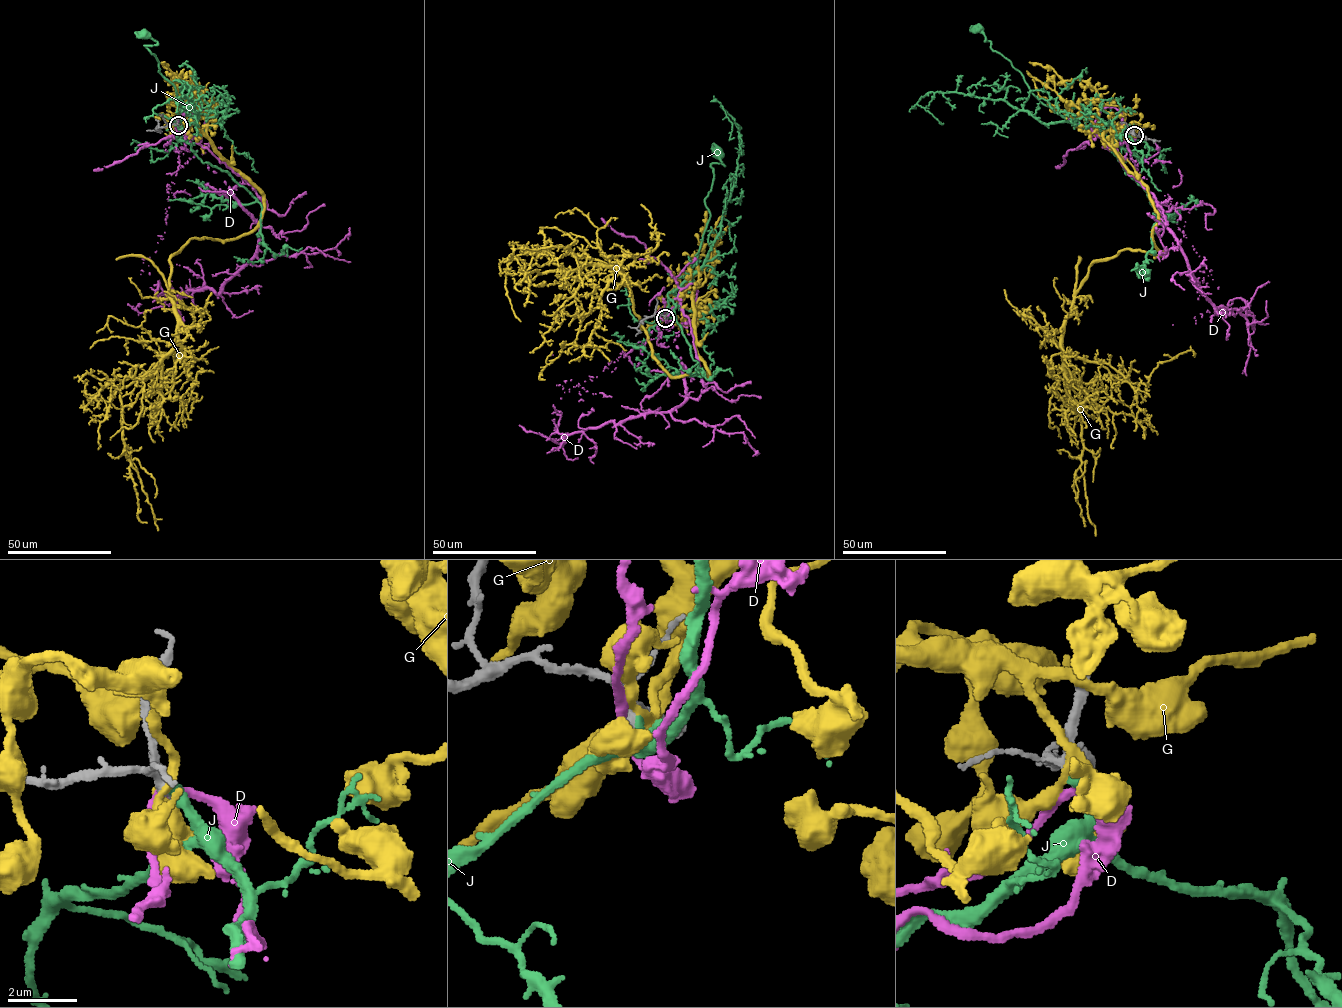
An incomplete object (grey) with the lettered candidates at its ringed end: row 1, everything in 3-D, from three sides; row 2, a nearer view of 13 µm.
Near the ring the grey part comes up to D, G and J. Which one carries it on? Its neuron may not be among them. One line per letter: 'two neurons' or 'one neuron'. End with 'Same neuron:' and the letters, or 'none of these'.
D: two neurons
G: two neurons
J: one neuron
Same neuron: J

